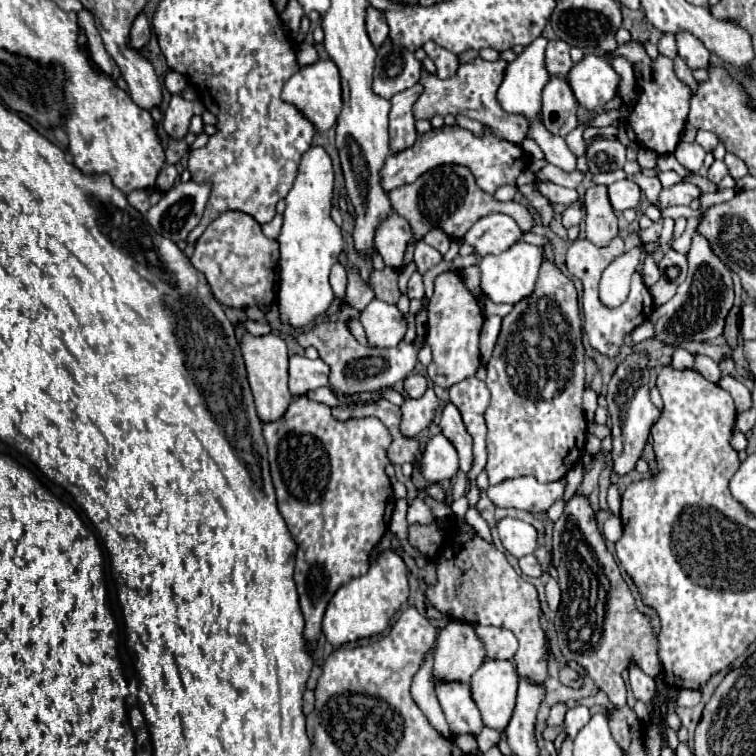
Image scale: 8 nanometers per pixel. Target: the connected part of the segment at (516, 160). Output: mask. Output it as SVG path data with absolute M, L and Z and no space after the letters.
M443 125L441 129L431 129L423 135L417 135L417 141L411 147L389 155L381 171L381 183L385 191L391 191L393 187L413 183L419 175L423 175L425 171L437 165L457 163L457 165L467 165L473 171L477 185L483 191L495 193L497 187L505 183L515 183L515 179L527 169L529 161L531 157L521 145L499 137L491 127L483 127L483 135L475 135L473 131L463 129L459 125L451 125L451 127Z

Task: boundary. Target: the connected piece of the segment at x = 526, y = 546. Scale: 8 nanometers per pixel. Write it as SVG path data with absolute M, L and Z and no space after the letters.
M505 517L497 523L499 539L503 547L517 559L535 553L537 549L537 529L521 519Z

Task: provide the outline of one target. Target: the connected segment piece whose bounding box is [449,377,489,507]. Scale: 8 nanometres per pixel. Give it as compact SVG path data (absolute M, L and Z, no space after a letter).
M469 377L451 387L451 403L461 411L463 423L467 431L473 435L473 471L469 471L471 491L469 491L469 507L475 507L479 499L479 489L475 485L475 477L487 463L487 425L485 425L485 409L489 407L489 391L483 381L477 377Z

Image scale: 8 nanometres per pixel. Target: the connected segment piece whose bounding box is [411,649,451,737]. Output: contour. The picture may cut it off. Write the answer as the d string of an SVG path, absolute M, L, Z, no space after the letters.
M429 649L425 653L425 659L421 663L421 669L415 673L413 677L413 685L411 685L411 695L415 699L415 703L421 707L421 711L427 715L427 719L431 721L431 725L445 737L449 735L449 725L445 721L445 715L439 707L439 701L435 697L433 691L435 683L433 683L433 649Z

